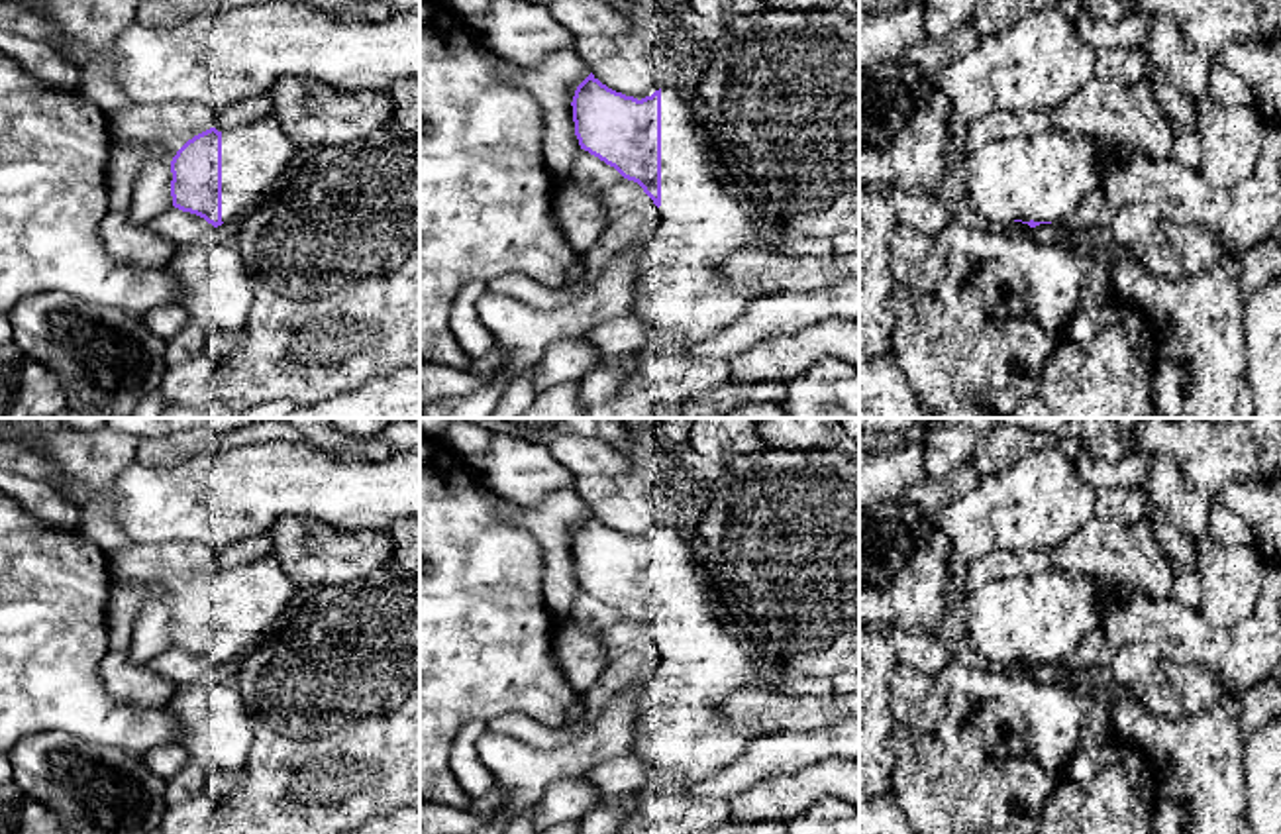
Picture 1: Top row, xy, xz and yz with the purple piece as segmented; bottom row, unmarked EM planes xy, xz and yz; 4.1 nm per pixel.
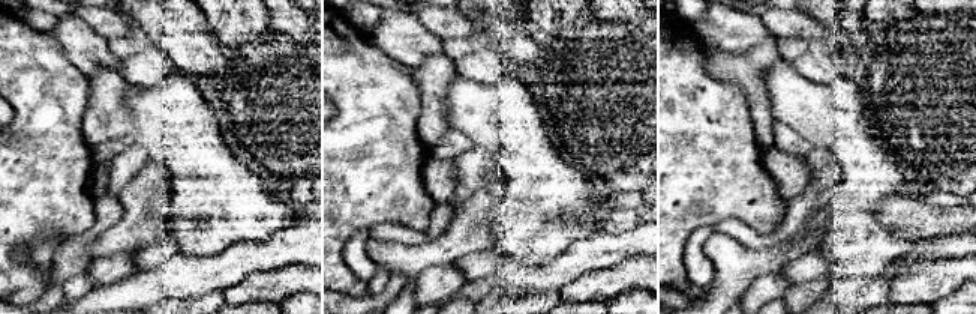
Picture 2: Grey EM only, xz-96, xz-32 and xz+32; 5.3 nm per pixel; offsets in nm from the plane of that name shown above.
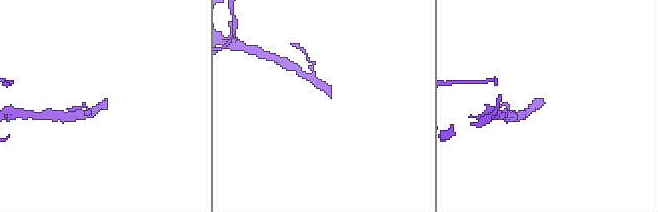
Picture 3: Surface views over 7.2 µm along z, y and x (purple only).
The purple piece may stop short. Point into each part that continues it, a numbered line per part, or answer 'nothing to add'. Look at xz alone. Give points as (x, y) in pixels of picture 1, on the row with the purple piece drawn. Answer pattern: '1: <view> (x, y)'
1: xz (701, 222)

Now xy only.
1: xy (254, 156)

